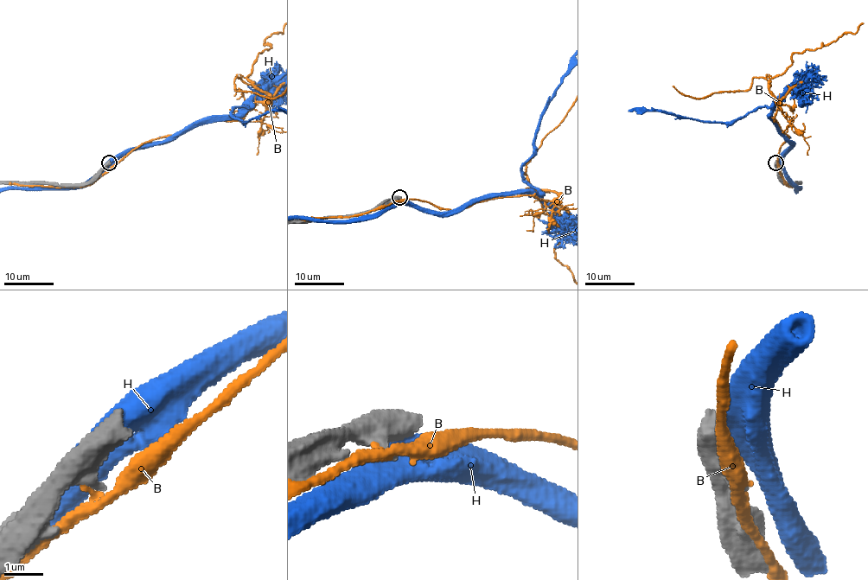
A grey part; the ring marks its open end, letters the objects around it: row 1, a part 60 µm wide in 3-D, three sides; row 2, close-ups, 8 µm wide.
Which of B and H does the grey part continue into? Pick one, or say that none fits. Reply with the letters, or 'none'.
none

